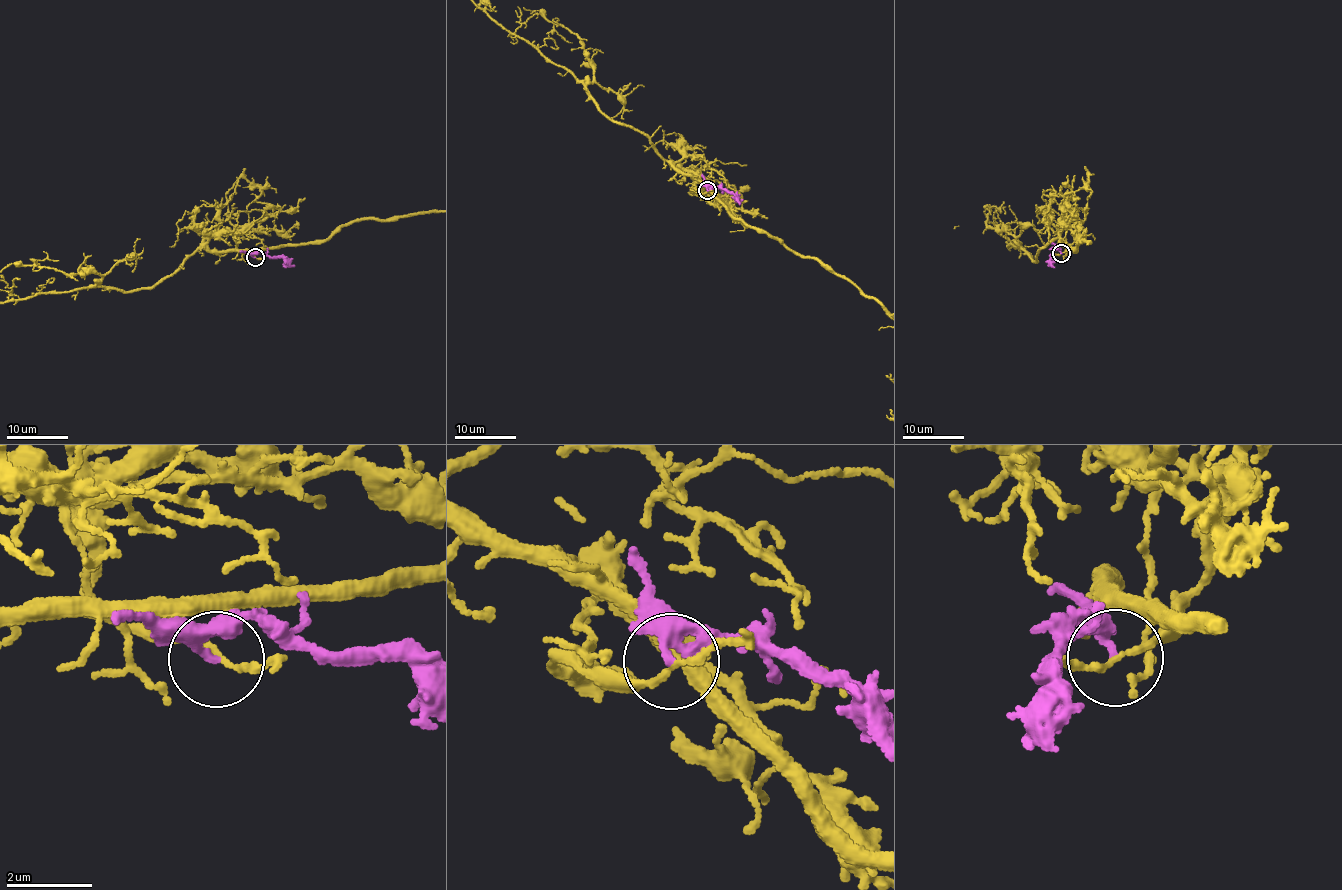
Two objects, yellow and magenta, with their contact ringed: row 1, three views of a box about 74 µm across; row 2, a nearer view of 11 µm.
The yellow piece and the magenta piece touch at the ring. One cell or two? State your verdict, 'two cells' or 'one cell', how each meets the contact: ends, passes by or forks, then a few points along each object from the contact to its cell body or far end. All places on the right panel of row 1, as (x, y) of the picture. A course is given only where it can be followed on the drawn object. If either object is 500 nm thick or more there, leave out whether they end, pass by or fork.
two cells | yellow passes by | magenta passes by | magenta via (1061, 253), (1053, 248), (1050, 256), (1053, 267)

